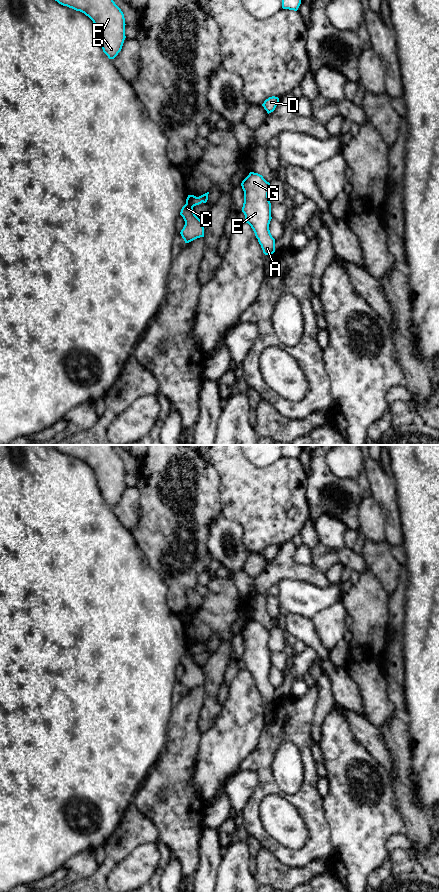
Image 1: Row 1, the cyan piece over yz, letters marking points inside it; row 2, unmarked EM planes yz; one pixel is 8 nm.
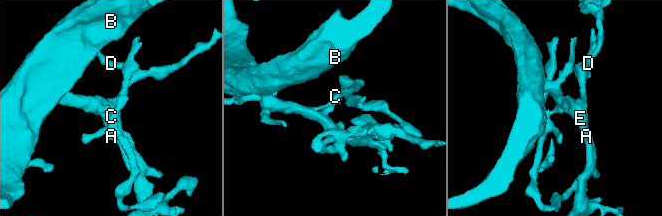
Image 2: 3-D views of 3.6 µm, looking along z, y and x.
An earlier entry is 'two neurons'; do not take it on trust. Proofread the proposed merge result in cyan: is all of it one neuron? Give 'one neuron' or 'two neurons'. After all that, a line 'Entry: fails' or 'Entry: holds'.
one neuron
Entry: fails

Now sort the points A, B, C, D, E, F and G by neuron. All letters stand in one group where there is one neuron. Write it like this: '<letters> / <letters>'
A B C D E F G

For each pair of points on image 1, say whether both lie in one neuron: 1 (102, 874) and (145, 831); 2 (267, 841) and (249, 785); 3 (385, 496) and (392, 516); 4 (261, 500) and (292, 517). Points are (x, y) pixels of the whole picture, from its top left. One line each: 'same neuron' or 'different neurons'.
1: same neuron
2: different neurons
3: same neuron
4: same neuron

